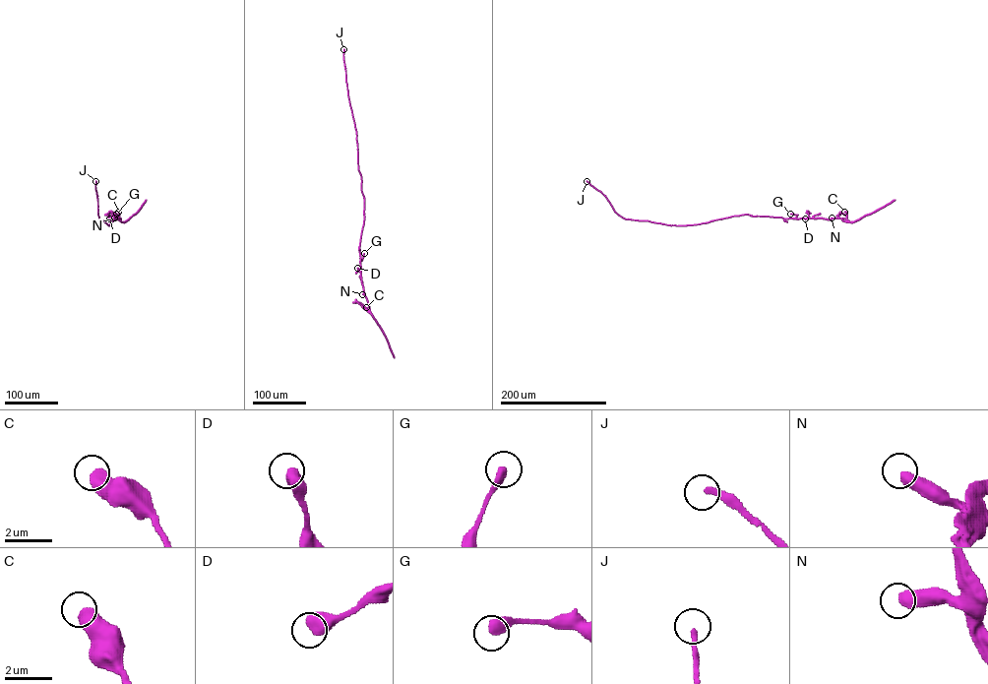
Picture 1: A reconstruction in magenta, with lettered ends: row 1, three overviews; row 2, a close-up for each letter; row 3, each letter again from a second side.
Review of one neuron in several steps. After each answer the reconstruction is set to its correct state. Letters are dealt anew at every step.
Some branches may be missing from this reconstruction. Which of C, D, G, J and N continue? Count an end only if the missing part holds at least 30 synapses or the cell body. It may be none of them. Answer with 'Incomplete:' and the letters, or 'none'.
Incomplete: J

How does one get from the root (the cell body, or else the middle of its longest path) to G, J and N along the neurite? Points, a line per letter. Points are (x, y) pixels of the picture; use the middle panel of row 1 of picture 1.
G: (364, 201), (359, 248), (361, 260), (364, 253)
J: (364, 201), (343, 49)
N: (364, 201), (359, 248), (362, 294)

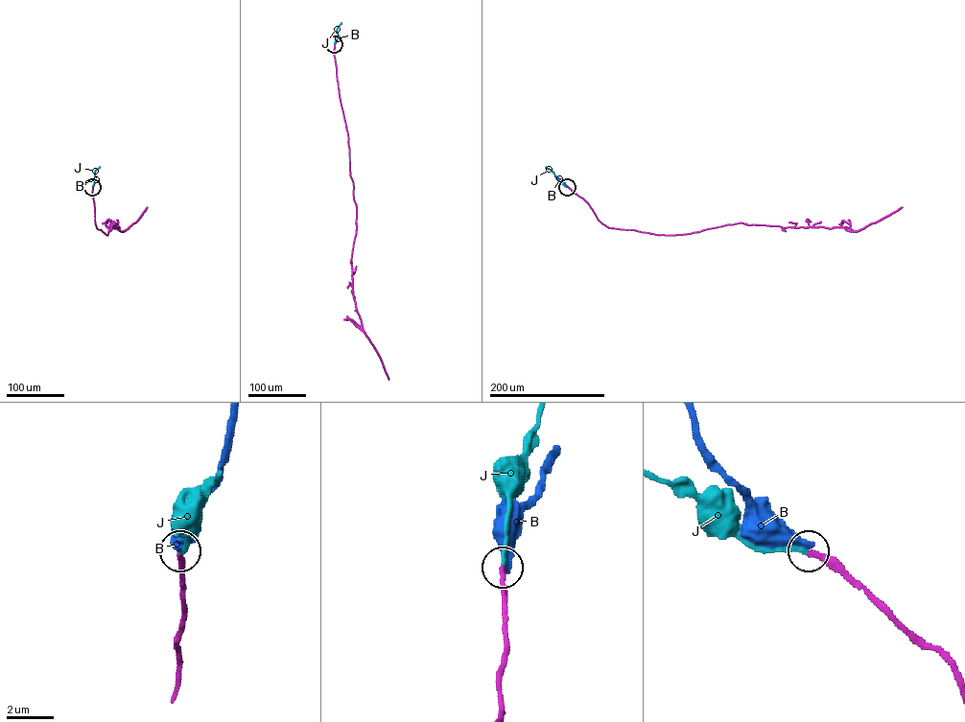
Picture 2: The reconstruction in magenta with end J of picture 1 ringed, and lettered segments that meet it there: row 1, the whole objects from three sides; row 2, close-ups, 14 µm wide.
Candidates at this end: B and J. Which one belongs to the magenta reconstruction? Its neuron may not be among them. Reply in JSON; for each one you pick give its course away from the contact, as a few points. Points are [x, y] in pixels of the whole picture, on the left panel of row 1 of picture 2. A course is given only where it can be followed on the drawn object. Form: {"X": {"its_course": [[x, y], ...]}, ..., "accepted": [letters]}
{"J": {"its_course": [[92, 187], [95, 171], [100, 167]]}, "accepted": ["J"]}

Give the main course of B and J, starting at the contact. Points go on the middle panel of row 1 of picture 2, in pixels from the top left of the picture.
B: (334, 44), (337, 32)
J: (334, 44), (337, 29), (341, 22)

